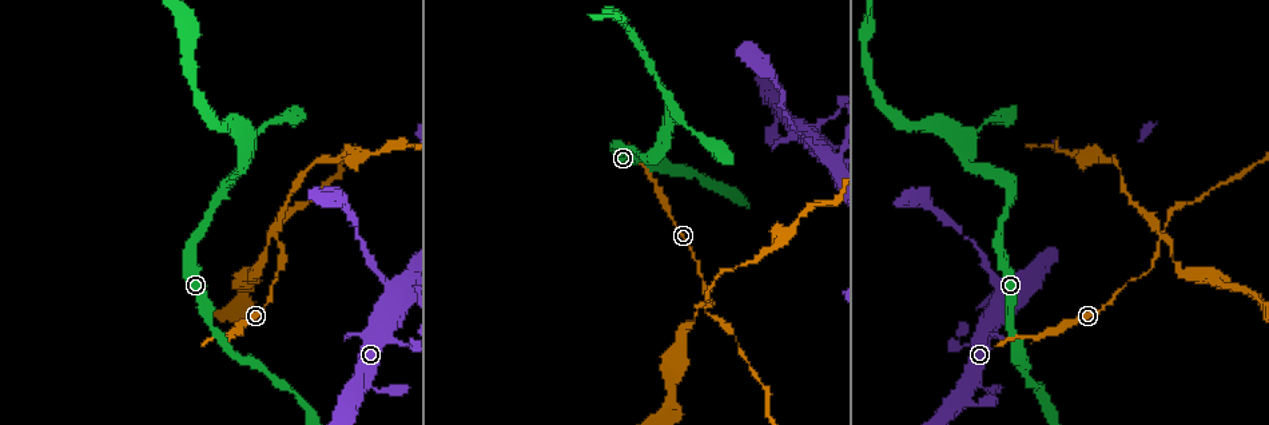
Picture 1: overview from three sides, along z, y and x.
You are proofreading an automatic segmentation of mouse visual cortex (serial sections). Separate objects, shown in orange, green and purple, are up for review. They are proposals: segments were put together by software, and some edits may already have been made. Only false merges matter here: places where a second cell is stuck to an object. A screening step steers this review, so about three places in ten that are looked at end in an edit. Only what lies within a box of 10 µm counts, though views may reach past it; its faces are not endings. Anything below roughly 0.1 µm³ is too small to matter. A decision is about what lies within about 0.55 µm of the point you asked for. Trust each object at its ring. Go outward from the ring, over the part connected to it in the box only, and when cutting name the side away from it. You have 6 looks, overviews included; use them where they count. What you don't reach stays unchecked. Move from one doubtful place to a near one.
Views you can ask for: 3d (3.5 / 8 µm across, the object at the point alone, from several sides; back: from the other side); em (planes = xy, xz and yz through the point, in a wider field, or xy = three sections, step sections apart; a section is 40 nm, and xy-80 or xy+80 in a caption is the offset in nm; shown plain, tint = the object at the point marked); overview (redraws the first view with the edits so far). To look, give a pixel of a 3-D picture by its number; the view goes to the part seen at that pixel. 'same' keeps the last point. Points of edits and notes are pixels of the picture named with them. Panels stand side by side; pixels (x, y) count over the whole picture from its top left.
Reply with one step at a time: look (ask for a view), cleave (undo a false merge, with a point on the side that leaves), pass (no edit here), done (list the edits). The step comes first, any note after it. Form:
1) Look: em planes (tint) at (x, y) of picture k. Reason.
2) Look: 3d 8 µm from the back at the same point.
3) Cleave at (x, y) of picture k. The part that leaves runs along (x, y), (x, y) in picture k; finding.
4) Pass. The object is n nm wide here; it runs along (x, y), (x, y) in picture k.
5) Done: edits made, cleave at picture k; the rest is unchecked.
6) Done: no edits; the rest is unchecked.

Look: 3d 3.5 µm at (390, 308) of picture 1. Sharp bend.

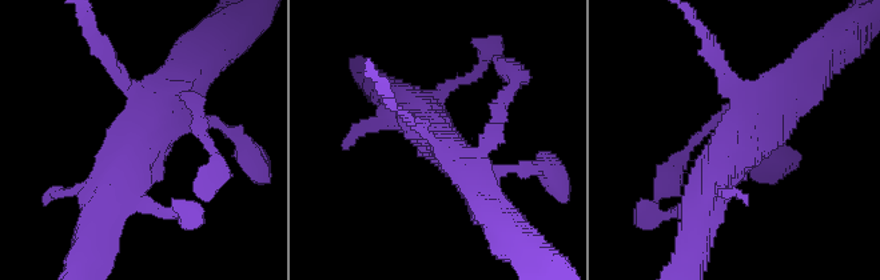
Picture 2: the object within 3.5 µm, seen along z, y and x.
Look: em xy step 2 (tint) at (143, 136) of picture 2. 4 arms meet here; the arms are 150, 200, 400, 450 nm wide.

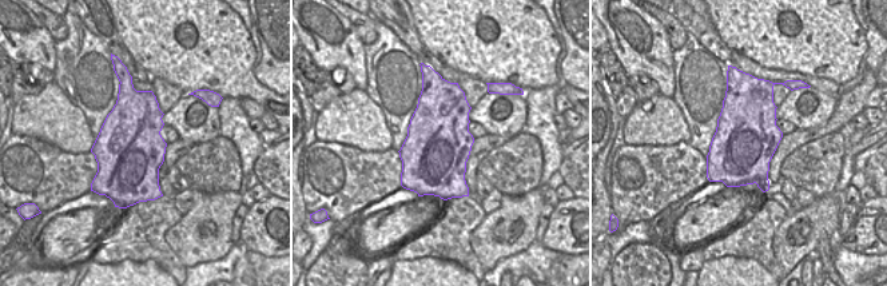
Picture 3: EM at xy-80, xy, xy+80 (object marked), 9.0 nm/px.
Cleave at (106, 58) of picture 2. The object is 600 nm wide here; the part that leaves runs along (131, 84), (114, 72), (90, 27) in picture 2; a second cell is stuck on.

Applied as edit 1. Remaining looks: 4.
Look: overview.

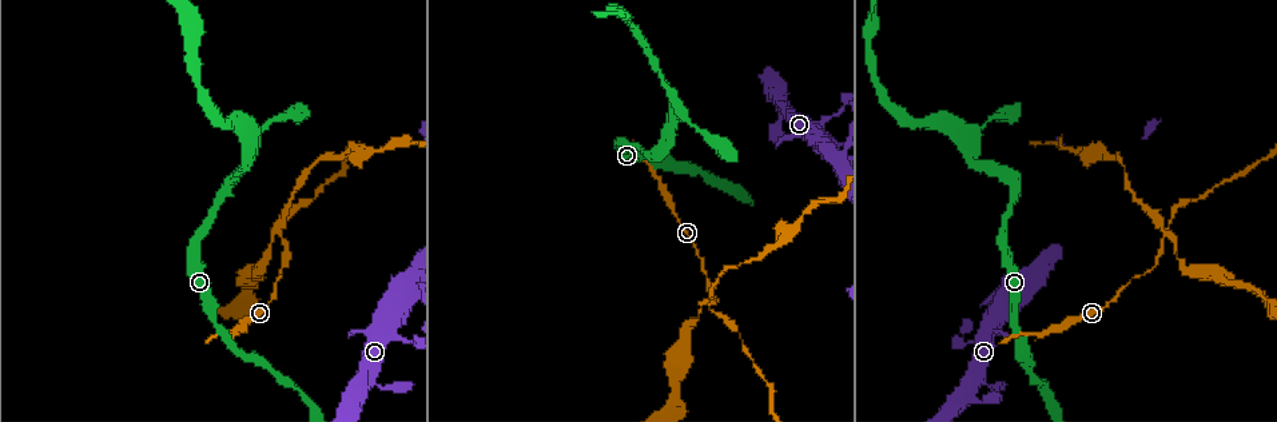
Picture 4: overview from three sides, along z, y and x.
Look: 3d 3.5 µm at (1167, 236) of picture 4. A narrow waist.

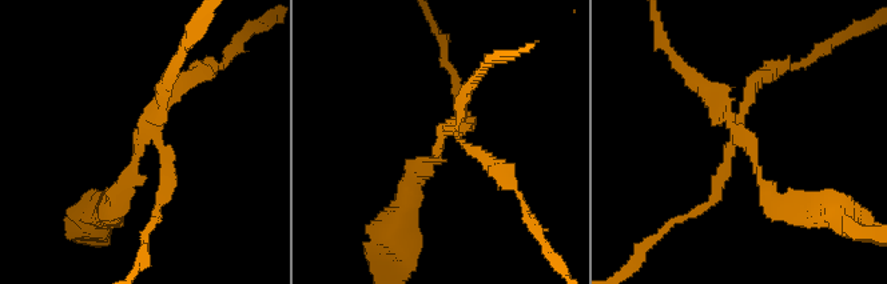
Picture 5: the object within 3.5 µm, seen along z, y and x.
Cleave at (160, 86) of picture 5. The part that leaves runs along (150, 135), (104, 214) in picture 5; a second cell is stuck on.

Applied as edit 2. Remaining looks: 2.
Done: edits made, cleave at picture 2, cleave at picture 5; the rest is unchecked.

